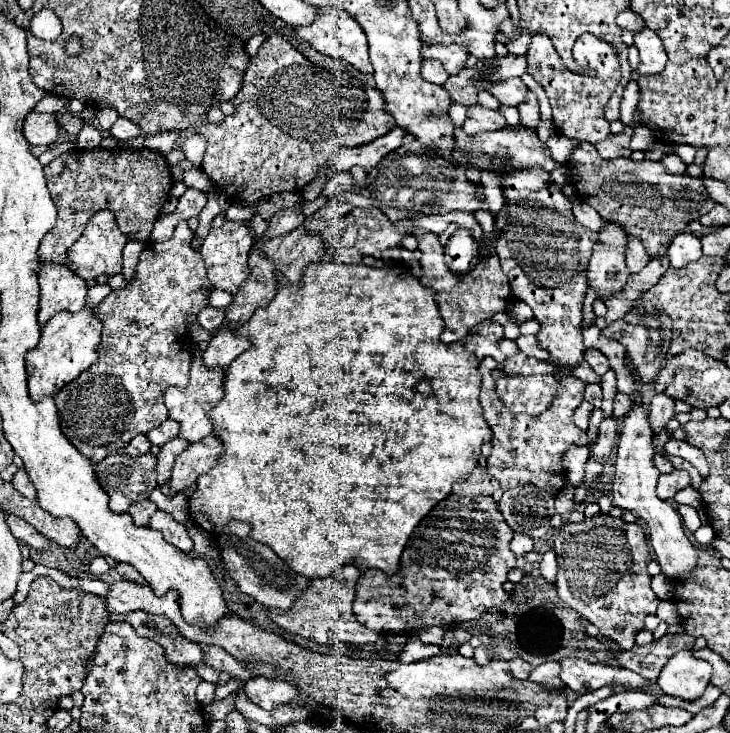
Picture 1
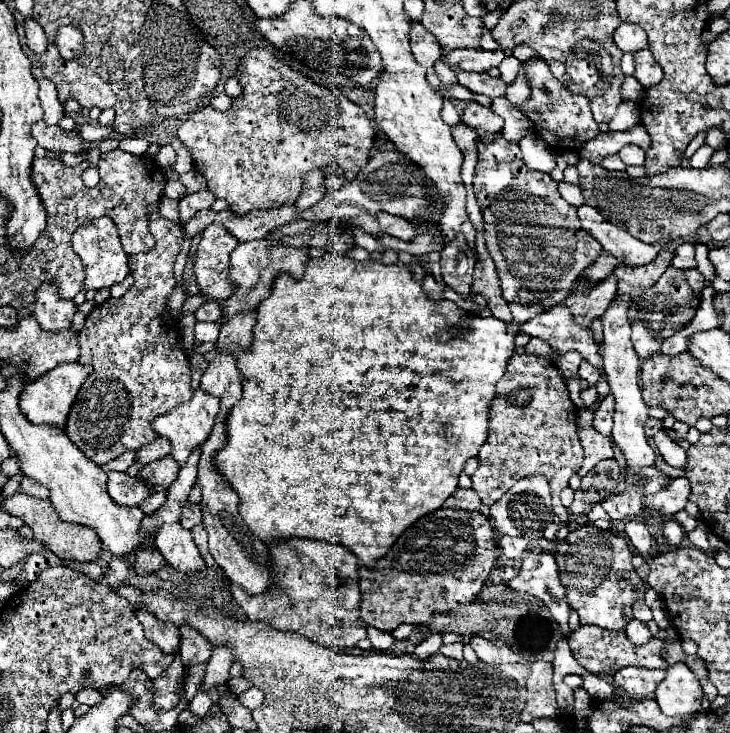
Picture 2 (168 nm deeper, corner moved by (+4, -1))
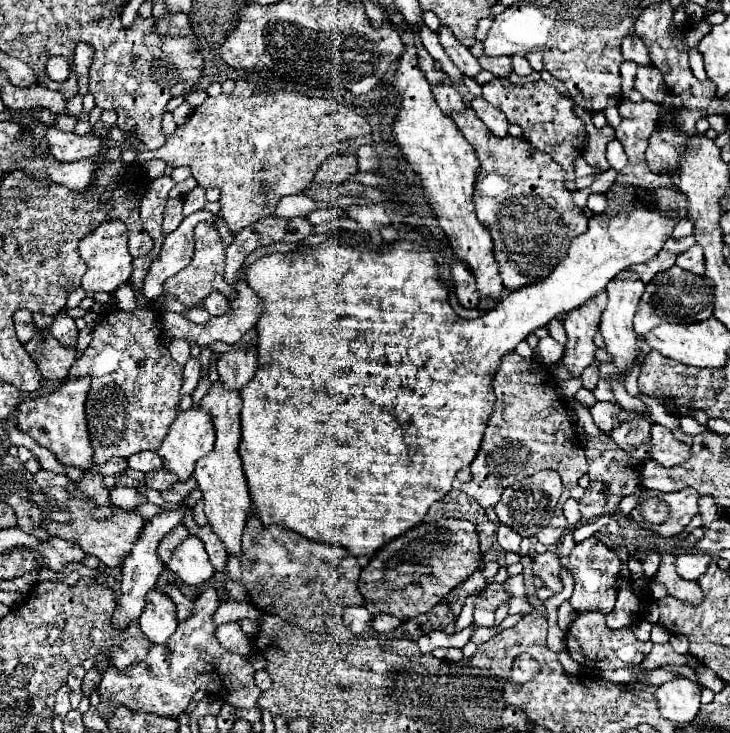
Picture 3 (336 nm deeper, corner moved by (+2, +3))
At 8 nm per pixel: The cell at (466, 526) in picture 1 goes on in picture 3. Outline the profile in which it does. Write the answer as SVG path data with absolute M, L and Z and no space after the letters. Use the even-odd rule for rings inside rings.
M439 519L409 529L405 535L385 545L361 571L357 585L365 601L363 605L371 615L389 613L397 619L427 613L443 601L453 587L481 567L483 555L477 539L475 525L461 519Z

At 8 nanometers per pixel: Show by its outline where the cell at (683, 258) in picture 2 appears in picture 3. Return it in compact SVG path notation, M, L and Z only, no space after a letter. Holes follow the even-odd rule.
M693 245L689 251L681 253L677 259L677 265L685 271L691 271L695 275L703 275L705 265L703 265L703 249L699 245Z

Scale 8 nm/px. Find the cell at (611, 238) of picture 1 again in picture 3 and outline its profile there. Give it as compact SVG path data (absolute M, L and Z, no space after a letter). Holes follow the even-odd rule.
M599 293L595 299L587 301L581 309L575 309L565 319L567 345L561 363L569 369L571 377L581 377L583 369L595 361L593 335L599 329L599 315L607 305L607 293Z

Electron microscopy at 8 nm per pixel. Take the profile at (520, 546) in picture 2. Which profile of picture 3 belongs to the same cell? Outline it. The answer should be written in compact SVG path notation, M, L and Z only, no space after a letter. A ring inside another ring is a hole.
M499 525L499 529L497 529L497 543L501 545L501 549L503 549L503 551L519 553L521 535L519 535L519 533L515 533L513 529L509 529L507 525Z

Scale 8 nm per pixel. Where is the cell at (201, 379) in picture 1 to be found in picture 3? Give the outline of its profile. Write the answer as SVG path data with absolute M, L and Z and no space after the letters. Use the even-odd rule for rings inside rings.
M191 407L189 411L181 411L175 421L169 427L169 433L165 437L165 441L159 447L159 457L163 459L163 467L169 469L171 473L175 473L179 477L179 481L187 481L191 477L191 473L195 471L195 463L197 459L205 457L215 441L215 433L213 433L213 423L211 423L211 415L207 415L207 411L199 409L199 407Z

